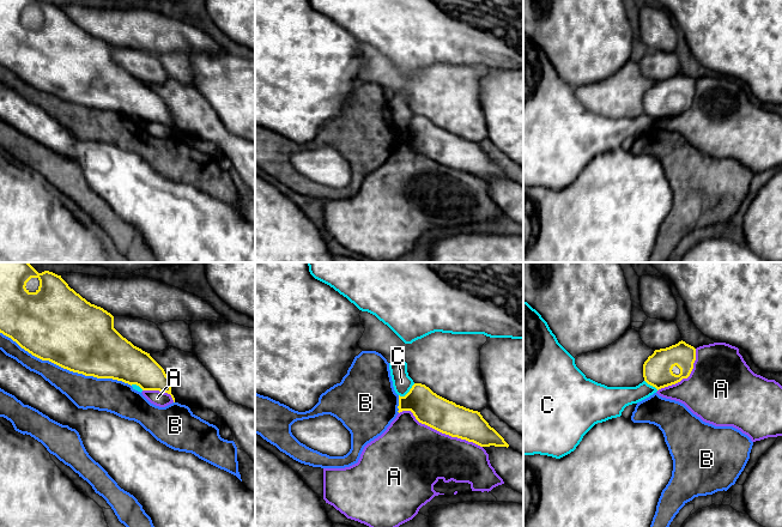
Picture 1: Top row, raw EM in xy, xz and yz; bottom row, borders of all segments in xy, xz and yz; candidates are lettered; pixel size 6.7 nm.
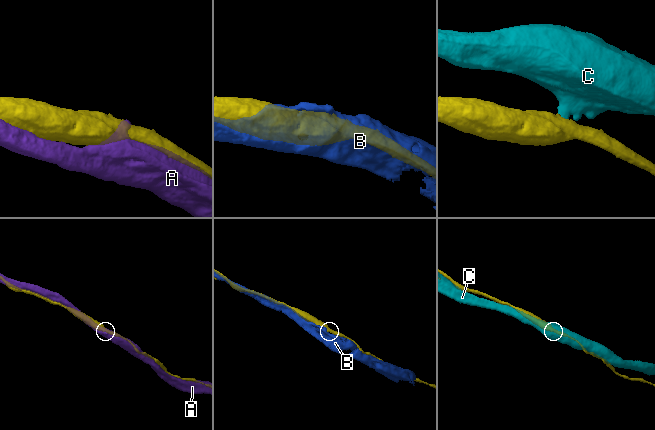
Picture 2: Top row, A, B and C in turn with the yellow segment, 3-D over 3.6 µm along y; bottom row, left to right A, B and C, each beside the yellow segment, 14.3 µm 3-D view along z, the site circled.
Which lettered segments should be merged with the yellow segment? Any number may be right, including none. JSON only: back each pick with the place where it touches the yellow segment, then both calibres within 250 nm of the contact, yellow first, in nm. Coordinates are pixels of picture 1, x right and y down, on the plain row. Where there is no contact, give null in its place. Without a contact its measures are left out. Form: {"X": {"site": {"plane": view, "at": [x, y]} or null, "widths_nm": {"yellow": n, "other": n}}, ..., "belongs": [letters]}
{"belongs": []}

